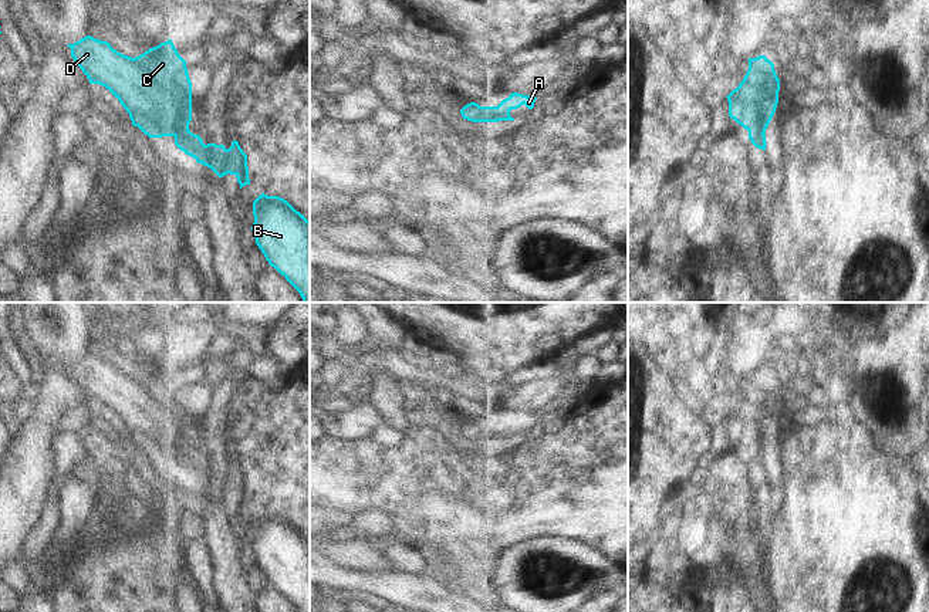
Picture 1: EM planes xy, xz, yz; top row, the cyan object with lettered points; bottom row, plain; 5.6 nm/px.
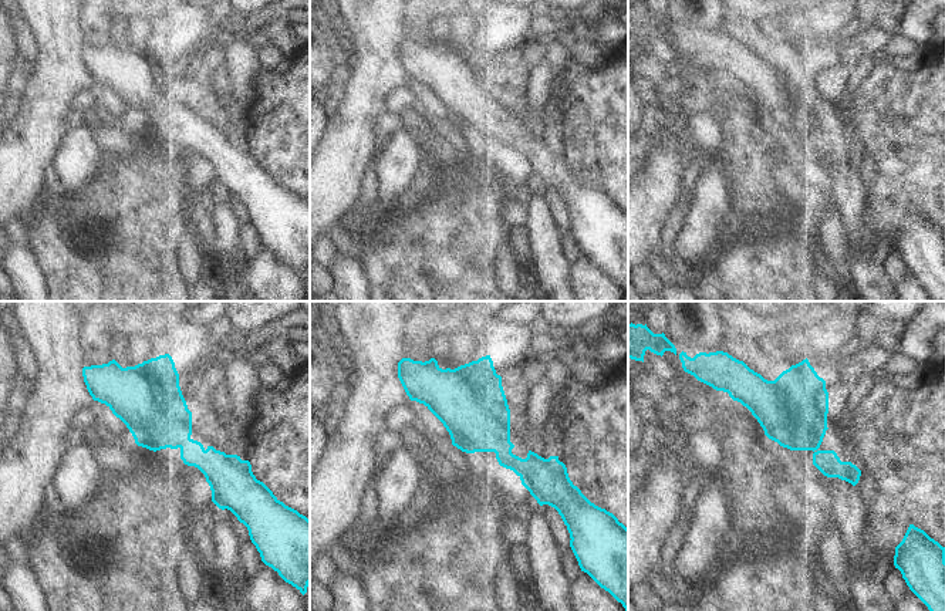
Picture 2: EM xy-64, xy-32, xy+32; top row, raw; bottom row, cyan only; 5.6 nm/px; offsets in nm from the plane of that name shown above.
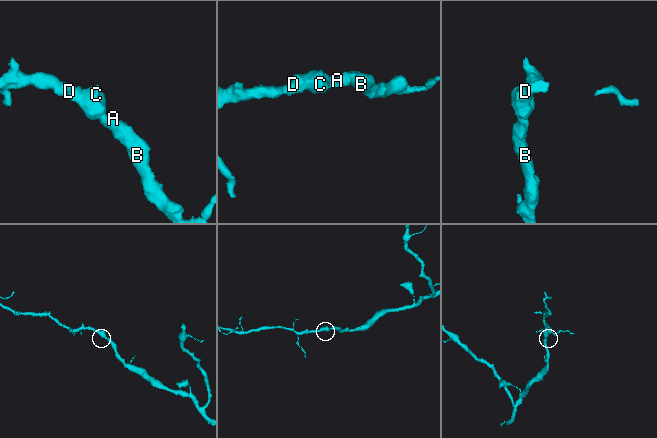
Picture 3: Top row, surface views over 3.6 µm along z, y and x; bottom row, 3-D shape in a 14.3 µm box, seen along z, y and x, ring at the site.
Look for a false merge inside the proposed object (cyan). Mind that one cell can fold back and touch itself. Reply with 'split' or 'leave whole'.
leave whole

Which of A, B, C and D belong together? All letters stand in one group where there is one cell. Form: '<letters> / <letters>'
A B C D

